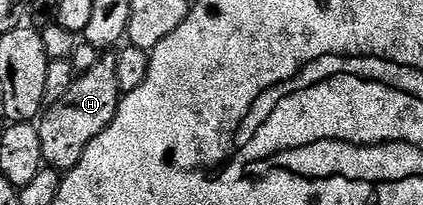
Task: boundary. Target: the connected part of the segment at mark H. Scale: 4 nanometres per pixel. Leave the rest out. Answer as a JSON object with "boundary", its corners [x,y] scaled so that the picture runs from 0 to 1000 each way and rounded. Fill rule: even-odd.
{"boundary":[[[243,263],[217,337],[177,380],[170,434],[161,434],[142,502],[121,502],[106,527],[87,605],[106,810],[130,815],[149,844],[168,834],[189,785],[189,766],[199,766],[203,712],[274,571],[291,468],[274,395],[277,293],[277,263]]]}

